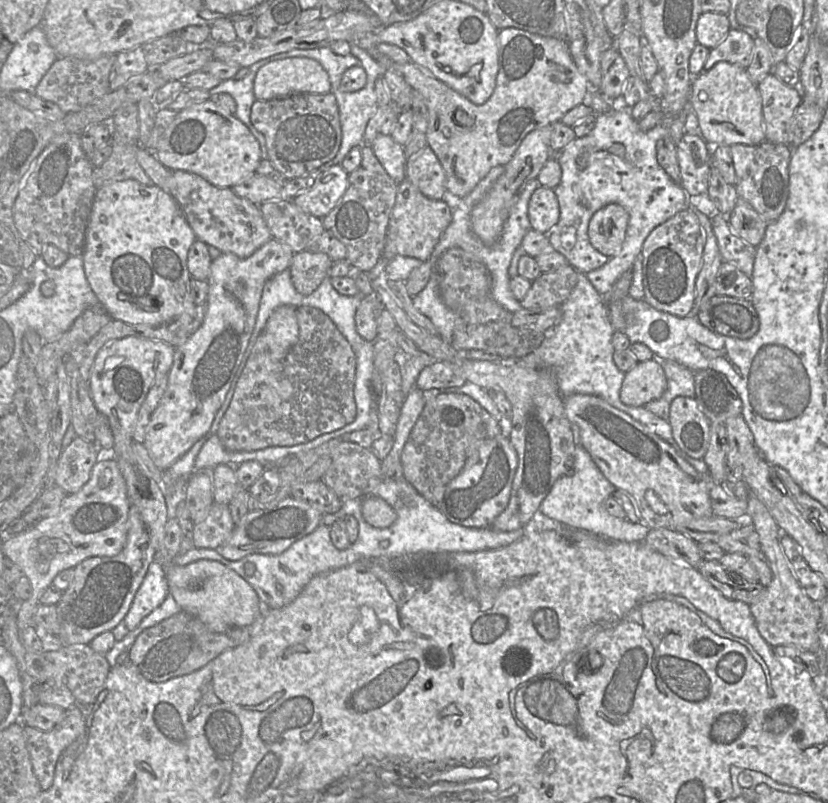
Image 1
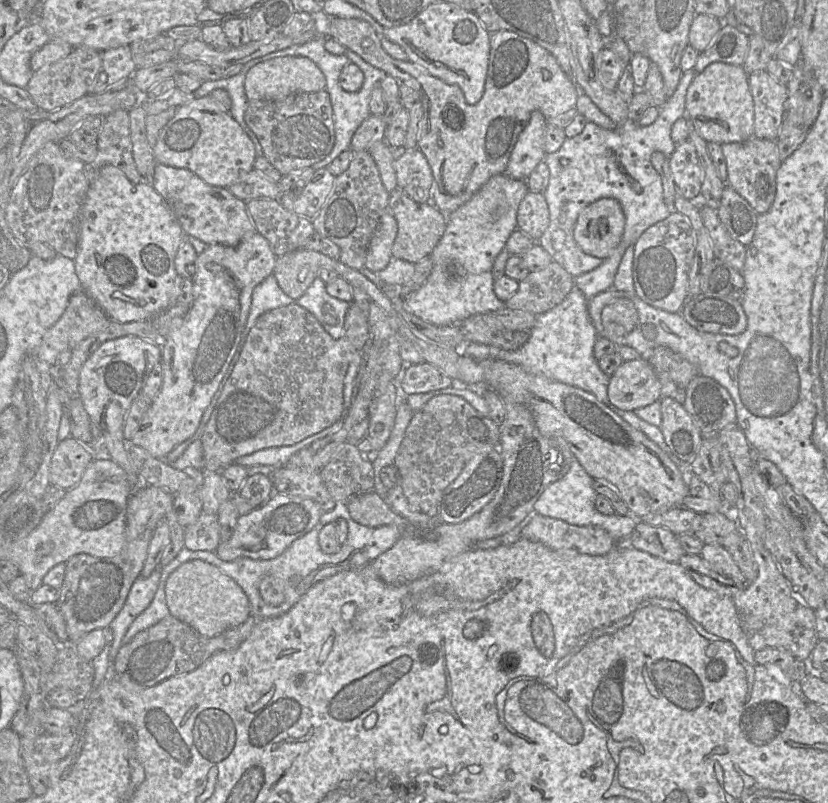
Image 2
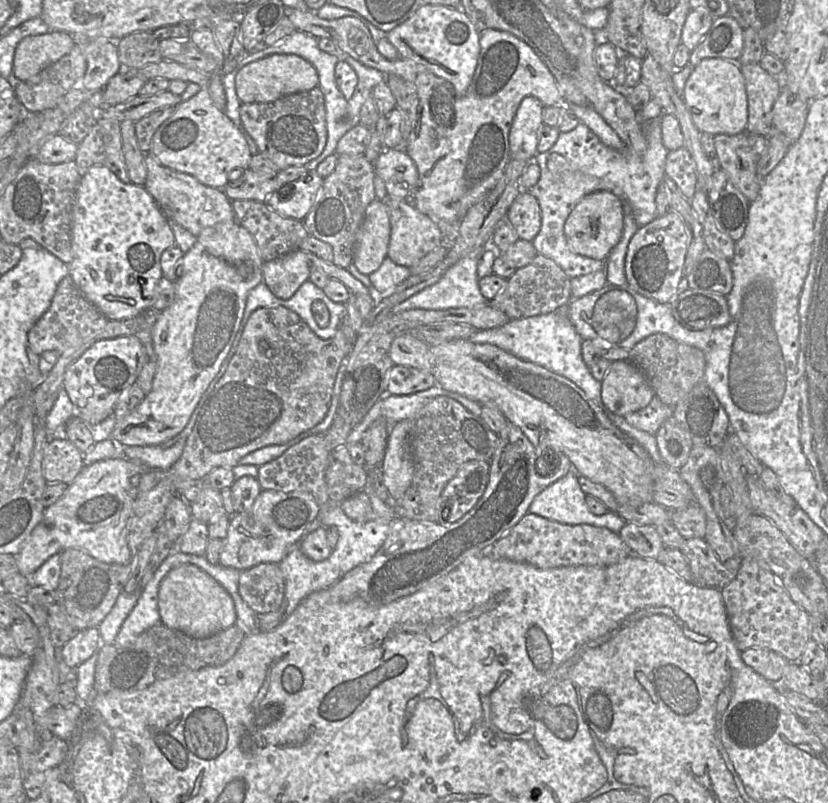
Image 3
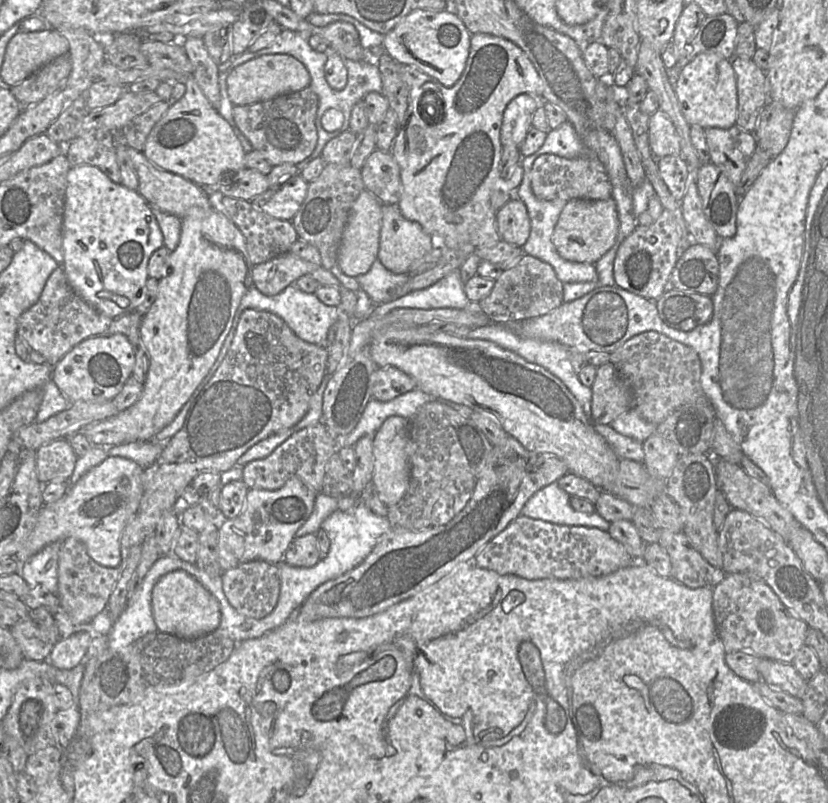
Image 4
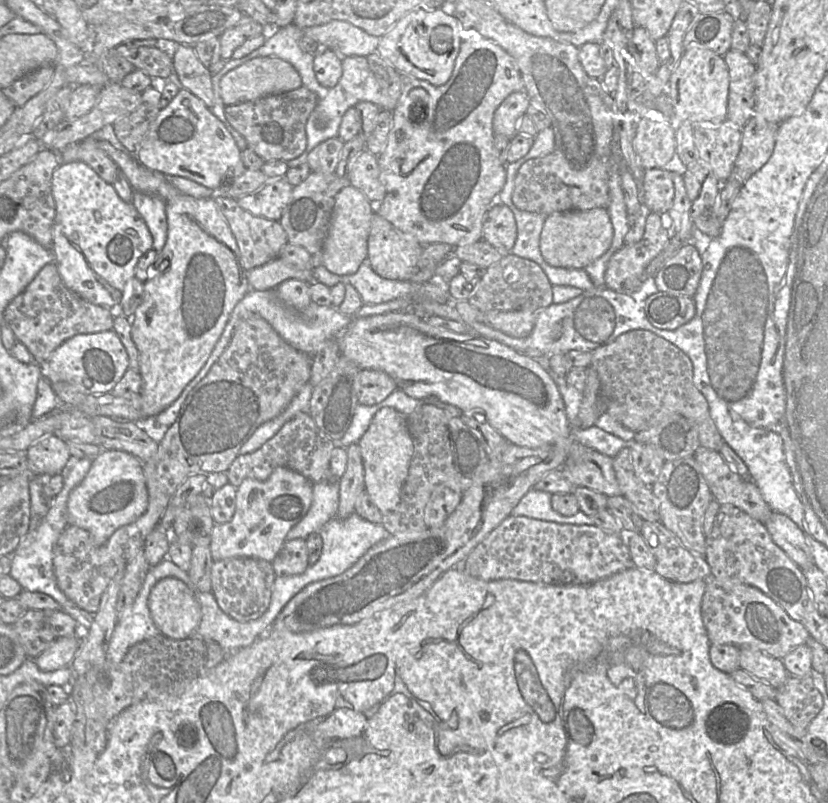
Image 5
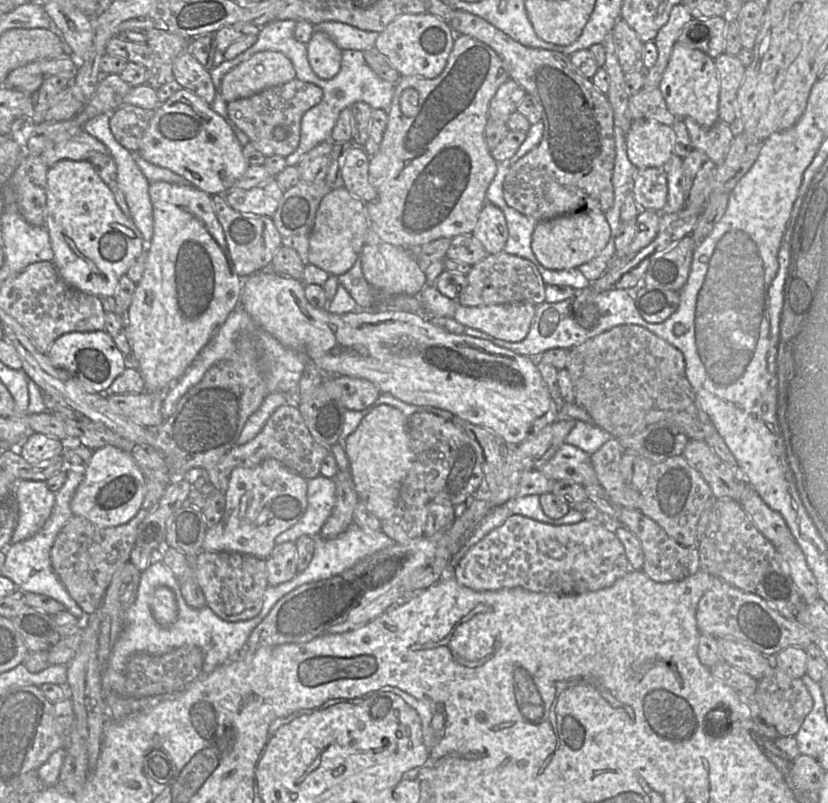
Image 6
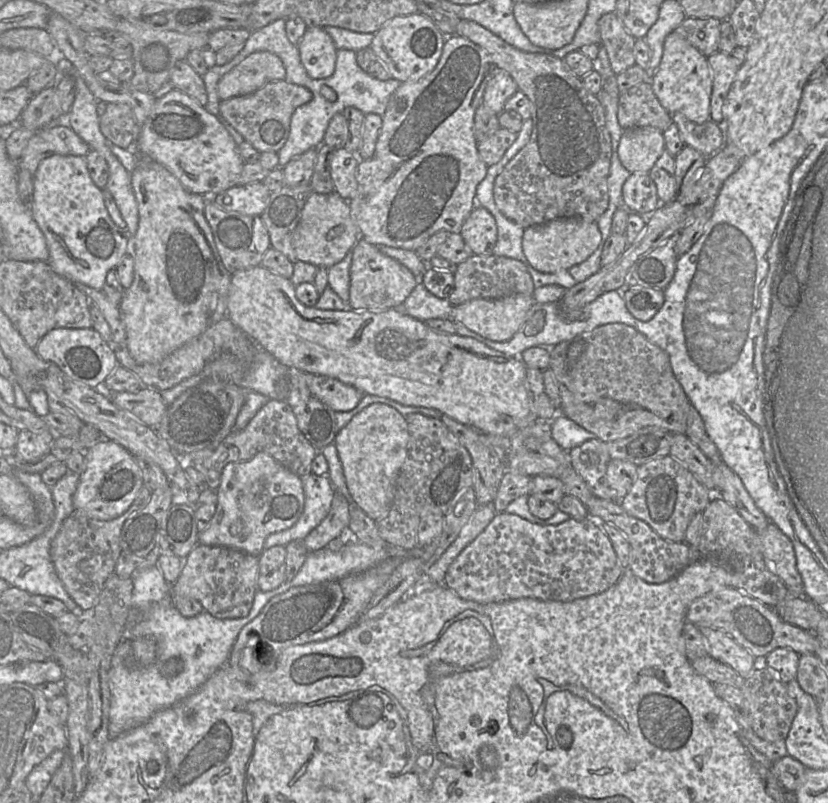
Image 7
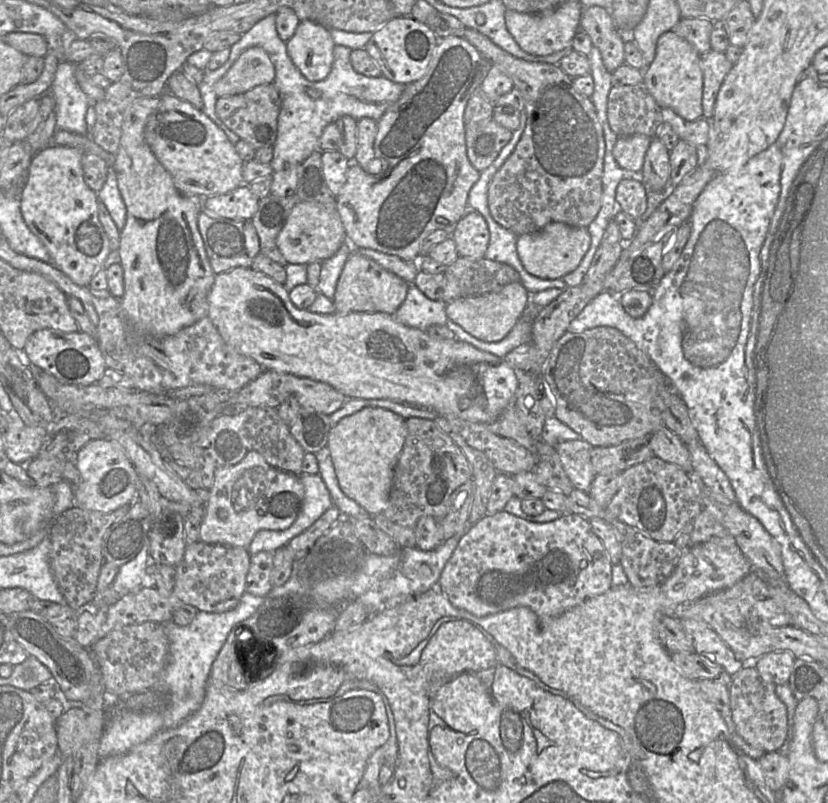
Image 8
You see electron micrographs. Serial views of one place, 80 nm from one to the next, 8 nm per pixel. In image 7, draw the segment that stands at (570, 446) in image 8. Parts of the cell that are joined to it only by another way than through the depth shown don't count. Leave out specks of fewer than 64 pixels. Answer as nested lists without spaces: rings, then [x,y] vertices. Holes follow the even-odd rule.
[[[595,438],[568,451],[569,461],[576,473],[585,481],[594,496],[619,502],[610,488],[606,472],[611,461],[607,443]]]

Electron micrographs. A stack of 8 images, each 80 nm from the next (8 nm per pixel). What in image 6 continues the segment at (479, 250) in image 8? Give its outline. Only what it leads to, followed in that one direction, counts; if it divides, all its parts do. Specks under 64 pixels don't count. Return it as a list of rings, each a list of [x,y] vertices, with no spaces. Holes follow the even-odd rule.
[[[486,203],[471,235],[481,242],[490,255],[502,252],[508,238],[503,211],[491,203]]]

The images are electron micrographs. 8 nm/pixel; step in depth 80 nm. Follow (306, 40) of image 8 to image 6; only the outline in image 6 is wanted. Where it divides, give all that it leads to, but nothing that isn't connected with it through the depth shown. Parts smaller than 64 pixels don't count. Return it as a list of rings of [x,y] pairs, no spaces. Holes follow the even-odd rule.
[[[315,31],[307,45],[307,56],[315,74],[324,80],[332,79],[341,68],[342,50],[321,32]]]

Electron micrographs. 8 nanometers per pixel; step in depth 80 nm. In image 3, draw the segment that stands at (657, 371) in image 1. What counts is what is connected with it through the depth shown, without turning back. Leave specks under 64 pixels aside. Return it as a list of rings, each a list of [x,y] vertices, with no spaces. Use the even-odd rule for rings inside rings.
[[[629,360],[613,361],[601,383],[602,405],[614,415],[625,416],[643,409],[655,397],[643,371]]]

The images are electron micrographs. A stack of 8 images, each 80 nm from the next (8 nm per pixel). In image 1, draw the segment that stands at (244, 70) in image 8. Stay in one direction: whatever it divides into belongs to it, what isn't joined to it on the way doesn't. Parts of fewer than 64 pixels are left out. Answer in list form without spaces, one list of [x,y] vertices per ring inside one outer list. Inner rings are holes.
[[[291,57],[263,65],[256,73],[253,91],[256,100],[273,100],[294,94],[331,93],[327,71],[316,60]]]

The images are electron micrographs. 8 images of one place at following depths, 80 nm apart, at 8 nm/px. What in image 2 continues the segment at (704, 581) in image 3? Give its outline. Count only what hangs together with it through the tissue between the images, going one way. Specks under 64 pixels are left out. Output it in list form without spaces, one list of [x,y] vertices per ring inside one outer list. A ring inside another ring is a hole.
[[[705,544],[700,556],[709,564],[711,569],[725,579],[725,585],[743,587],[745,577],[735,563],[730,553],[721,546]]]

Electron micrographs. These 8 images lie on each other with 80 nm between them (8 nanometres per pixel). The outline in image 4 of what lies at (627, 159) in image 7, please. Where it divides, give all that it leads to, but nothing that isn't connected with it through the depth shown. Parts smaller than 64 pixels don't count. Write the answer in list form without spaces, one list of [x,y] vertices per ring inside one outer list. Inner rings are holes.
[[[660,109],[649,116],[649,146],[657,159],[681,155],[676,128],[669,116]]]

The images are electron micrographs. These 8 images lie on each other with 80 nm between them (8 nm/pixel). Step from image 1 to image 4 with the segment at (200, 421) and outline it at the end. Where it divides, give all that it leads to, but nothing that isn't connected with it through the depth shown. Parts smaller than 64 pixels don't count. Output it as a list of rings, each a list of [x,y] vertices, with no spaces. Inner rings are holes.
[[[211,208],[205,215],[182,218],[179,243],[167,258],[167,276],[159,279],[156,297],[140,325],[149,360],[142,396],[127,410],[78,433],[85,435],[93,446],[153,441],[219,367],[215,363],[237,309],[253,286],[253,267],[243,234],[222,212]]]

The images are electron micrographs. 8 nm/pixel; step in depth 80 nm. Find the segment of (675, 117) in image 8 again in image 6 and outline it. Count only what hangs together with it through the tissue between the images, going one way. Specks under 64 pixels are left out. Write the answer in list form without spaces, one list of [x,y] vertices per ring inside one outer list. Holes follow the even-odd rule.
[[[691,118],[681,120],[687,128],[694,149],[702,151],[715,165],[721,165],[735,138],[730,125],[718,121],[714,126],[706,127]]]

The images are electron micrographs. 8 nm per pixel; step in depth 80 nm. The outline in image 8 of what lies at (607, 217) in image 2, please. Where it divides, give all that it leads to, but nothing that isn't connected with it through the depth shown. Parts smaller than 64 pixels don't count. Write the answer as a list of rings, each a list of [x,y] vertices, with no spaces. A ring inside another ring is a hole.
[[[553,222],[537,232],[518,236],[516,248],[519,259],[529,274],[542,279],[558,279],[579,266],[590,244],[591,237],[587,227]]]

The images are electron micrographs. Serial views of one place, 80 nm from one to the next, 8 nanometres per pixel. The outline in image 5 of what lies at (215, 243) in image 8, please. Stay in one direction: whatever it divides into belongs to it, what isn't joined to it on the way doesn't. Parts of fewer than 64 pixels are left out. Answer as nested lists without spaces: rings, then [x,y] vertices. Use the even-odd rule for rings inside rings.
[[[215,194],[214,201],[235,237],[241,262],[246,271],[249,272],[277,258],[282,248],[288,243],[287,233],[279,221],[255,216],[241,208],[237,200],[230,197]]]

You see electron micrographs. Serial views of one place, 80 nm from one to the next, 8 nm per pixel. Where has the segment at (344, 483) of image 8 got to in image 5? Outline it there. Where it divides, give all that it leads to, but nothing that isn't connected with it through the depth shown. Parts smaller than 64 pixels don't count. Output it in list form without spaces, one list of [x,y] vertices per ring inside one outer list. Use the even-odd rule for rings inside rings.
[[[382,408],[371,421],[368,430],[357,442],[364,467],[365,490],[383,516],[398,506],[408,476],[414,444],[408,427],[408,416],[393,408]]]

